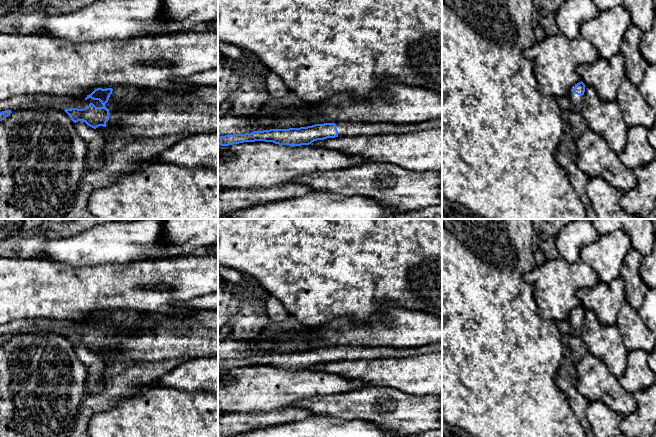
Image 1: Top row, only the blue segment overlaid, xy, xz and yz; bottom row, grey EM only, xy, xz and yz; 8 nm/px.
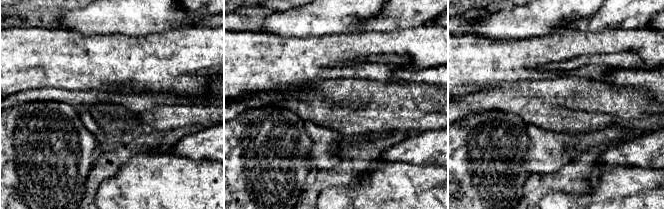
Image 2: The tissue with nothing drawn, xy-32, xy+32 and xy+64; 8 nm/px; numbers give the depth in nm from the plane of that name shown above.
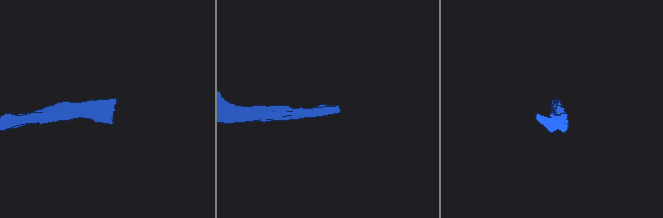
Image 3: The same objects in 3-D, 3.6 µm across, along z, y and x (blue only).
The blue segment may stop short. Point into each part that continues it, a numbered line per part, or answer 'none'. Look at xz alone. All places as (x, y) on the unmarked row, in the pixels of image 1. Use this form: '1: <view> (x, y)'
1: xz (344, 352)

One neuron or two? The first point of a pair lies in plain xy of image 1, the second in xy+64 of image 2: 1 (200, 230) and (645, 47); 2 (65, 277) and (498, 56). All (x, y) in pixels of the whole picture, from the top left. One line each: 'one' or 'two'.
1: two
2: one

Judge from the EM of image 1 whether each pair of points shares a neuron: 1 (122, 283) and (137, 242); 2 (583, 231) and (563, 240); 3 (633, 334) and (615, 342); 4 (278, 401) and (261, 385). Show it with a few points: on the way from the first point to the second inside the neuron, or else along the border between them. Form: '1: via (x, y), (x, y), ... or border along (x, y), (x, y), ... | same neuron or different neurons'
1: border along (148, 259), (128, 263), (107, 264) | different neurons
2: via (578, 234), (568, 240) | same neuron
3: border along (616, 324), (624, 346), (628, 351) | different neurons
4: via (274, 397), (265, 388) | same neuron

